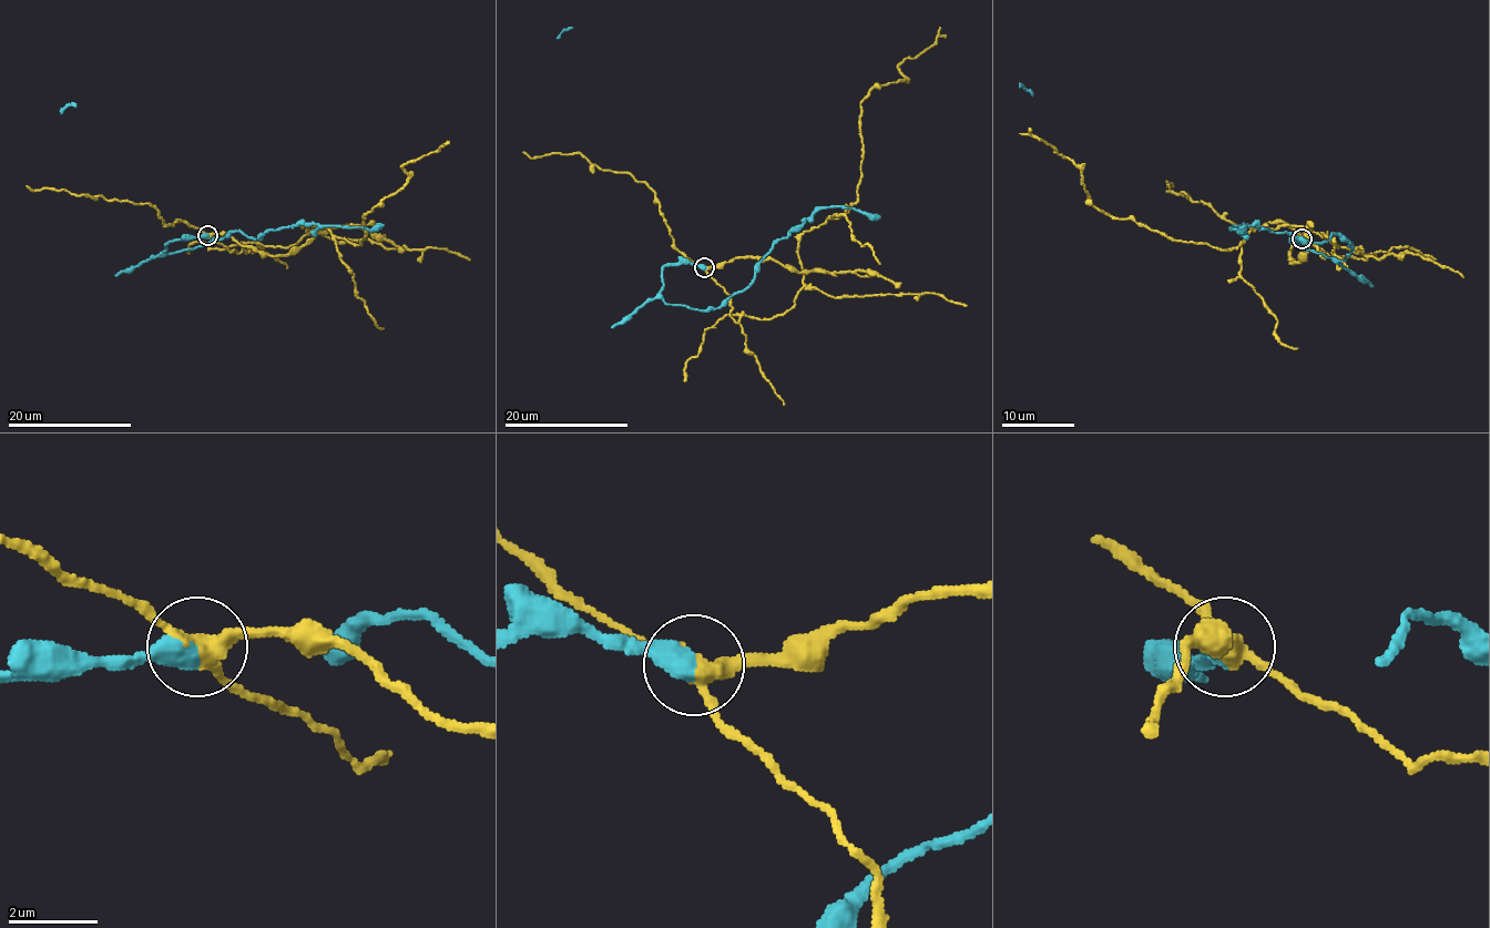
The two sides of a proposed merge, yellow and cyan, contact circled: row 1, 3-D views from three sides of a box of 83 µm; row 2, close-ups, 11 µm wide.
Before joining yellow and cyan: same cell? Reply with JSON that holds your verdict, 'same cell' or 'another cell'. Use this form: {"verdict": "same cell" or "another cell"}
{"verdict": "another cell"}

